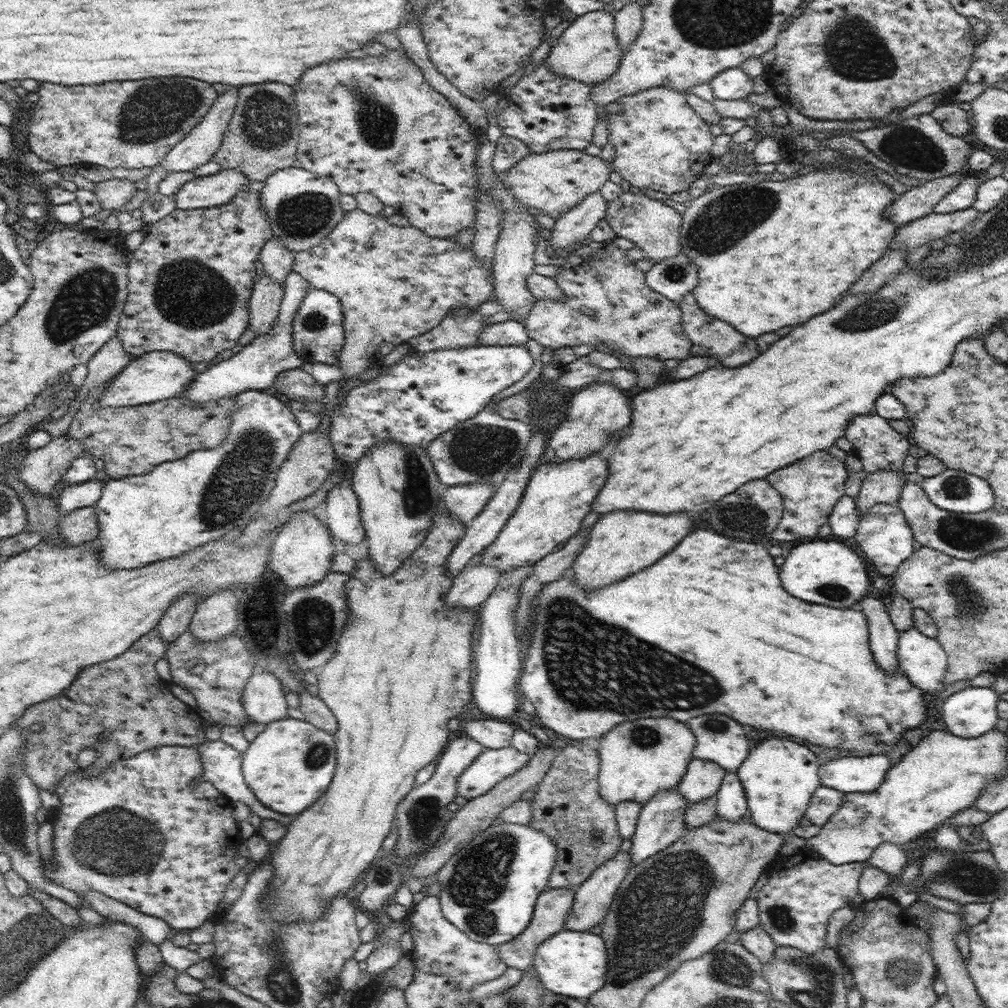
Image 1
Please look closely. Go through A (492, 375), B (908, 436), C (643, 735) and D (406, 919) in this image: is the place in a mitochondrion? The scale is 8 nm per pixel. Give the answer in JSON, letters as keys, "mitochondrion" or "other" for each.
{"A":"other","B":"other","C":"mitochondrion","D":"other"}

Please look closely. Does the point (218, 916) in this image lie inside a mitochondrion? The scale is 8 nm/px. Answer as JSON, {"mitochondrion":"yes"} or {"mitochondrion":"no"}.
{"mitochondrion":"no"}

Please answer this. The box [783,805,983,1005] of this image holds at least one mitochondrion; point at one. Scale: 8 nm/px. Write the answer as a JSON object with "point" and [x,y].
{"point":[898,971]}

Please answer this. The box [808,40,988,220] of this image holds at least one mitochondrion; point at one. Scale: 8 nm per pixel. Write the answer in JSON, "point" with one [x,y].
{"point":[907,146]}

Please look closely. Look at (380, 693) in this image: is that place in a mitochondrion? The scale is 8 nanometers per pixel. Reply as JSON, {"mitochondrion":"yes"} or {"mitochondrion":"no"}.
{"mitochondrion":"no"}

